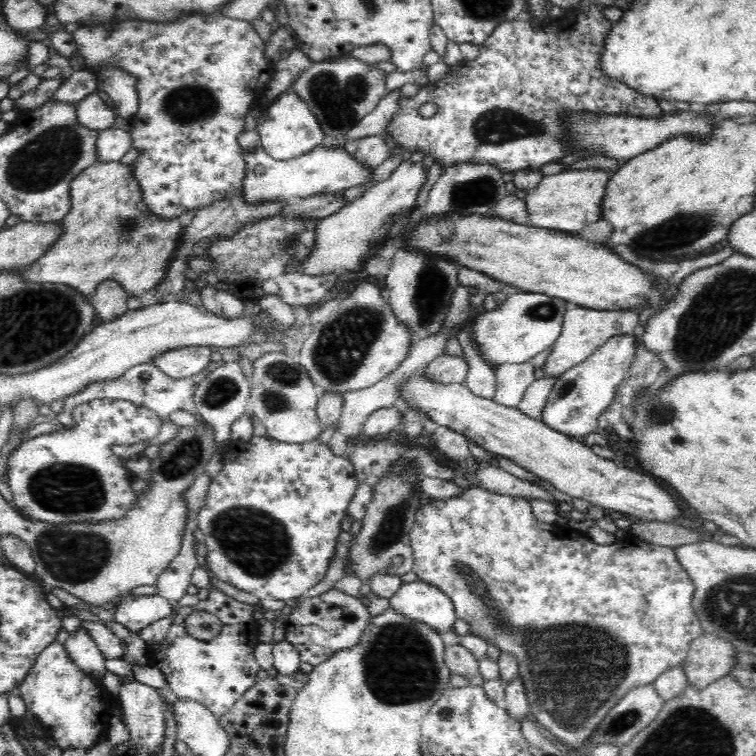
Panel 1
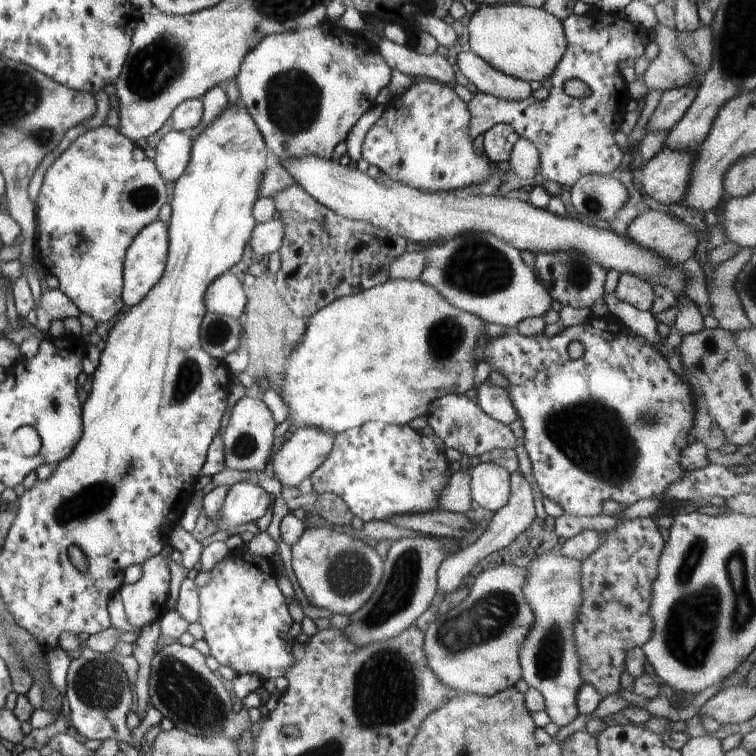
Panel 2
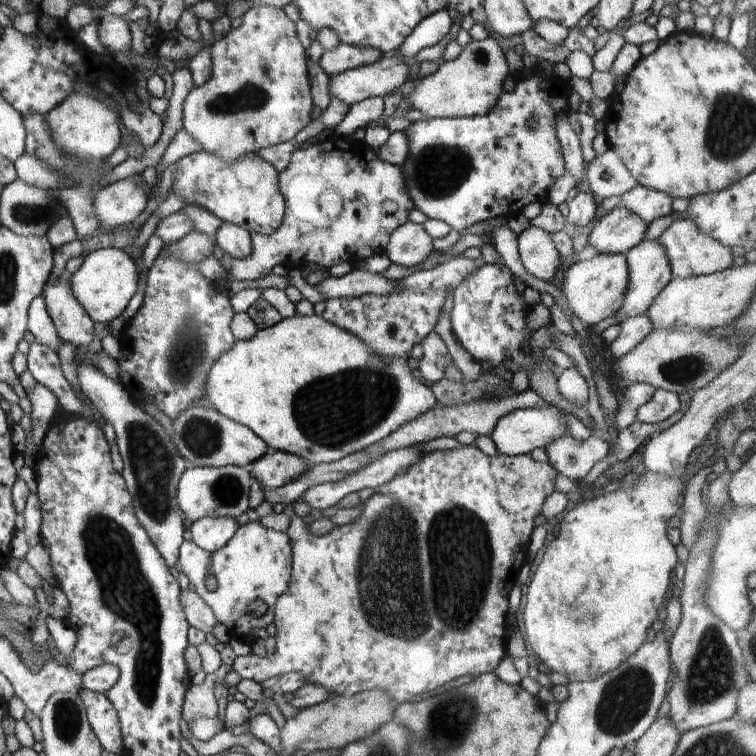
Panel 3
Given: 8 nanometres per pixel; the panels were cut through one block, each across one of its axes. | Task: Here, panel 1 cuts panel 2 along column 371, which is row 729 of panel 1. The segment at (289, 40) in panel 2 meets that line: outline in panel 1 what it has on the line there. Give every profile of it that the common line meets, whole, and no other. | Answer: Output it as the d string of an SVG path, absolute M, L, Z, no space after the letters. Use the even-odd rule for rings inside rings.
M54 641L40 652L28 676L16 688L15 693L23 698L27 710L33 712L38 720L46 726L46 730L50 734L49 738L61 751L68 751L69 749L91 750L102 741L107 741L107 722L112 713L111 703L113 700L103 683L80 670L80 667L70 659L68 651L59 641Z

